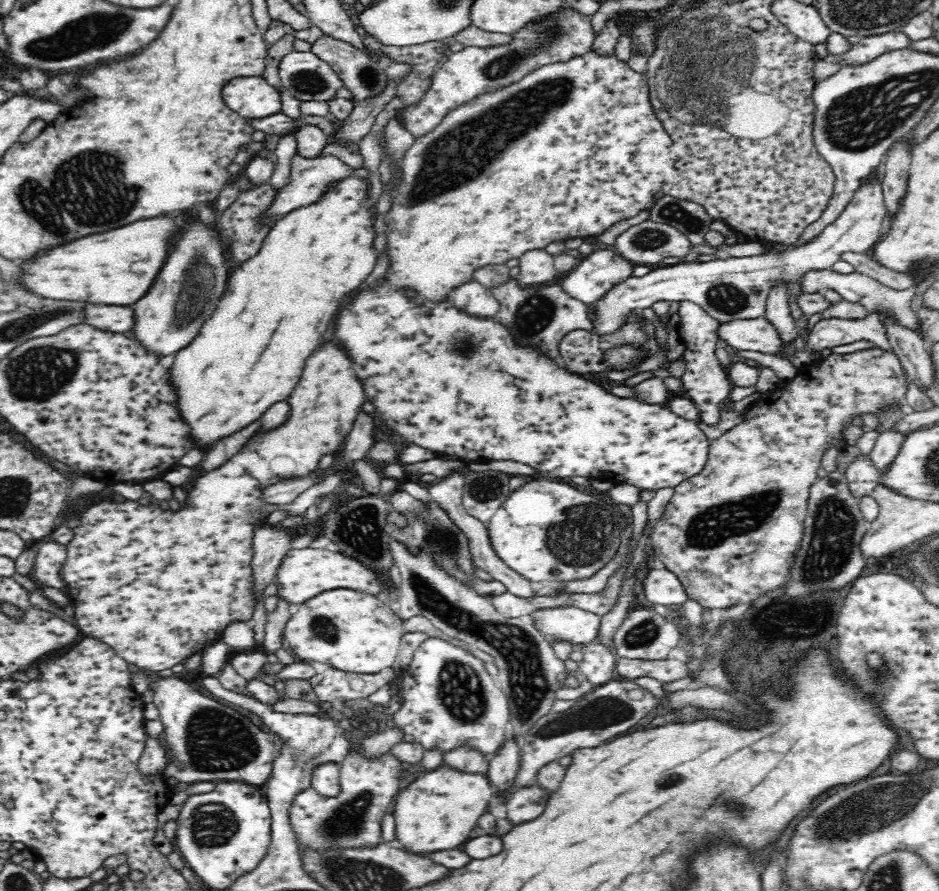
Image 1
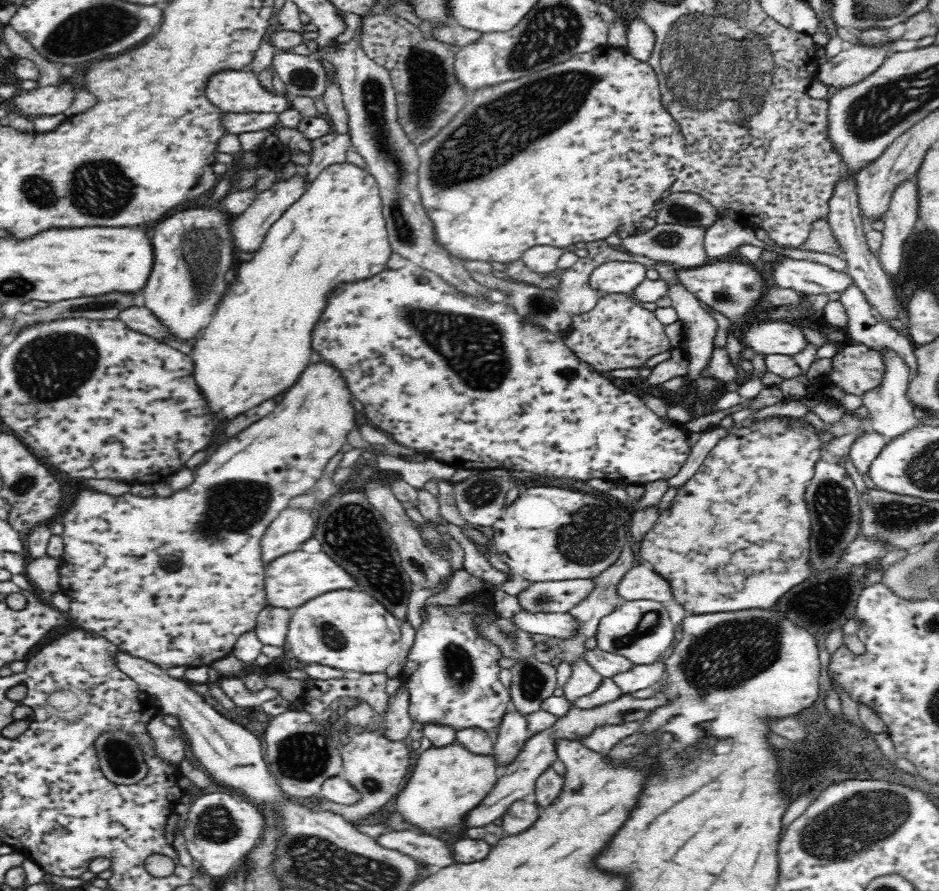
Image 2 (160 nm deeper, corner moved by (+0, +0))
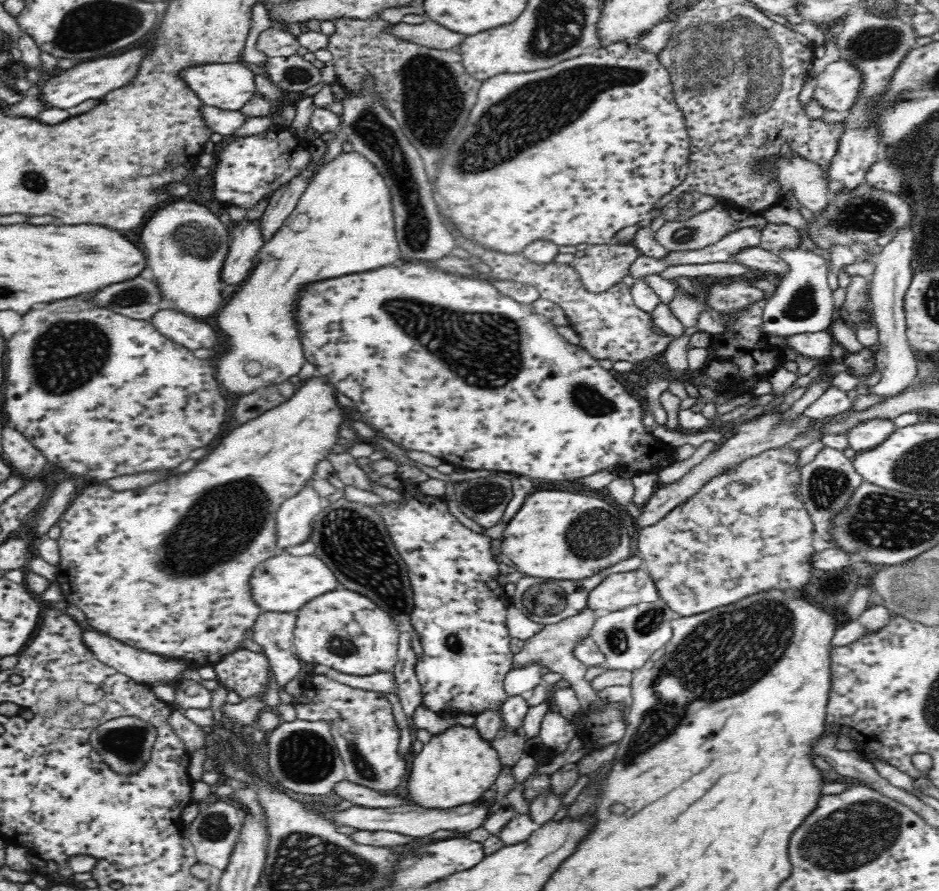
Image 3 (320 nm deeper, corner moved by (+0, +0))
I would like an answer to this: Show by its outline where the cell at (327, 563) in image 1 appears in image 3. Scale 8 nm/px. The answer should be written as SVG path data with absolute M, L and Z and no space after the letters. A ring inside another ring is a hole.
M282 553L261 562L250 577L250 597L263 611L278 611L287 613L297 611L310 602L312 598L336 590L338 580L334 578L332 570L313 554L293 556Z

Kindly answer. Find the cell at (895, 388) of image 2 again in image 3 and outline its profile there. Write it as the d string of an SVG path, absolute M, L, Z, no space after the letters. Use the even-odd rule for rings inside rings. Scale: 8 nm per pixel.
M908 227L901 228L897 236L884 246L882 254L874 259L876 271L872 276L871 303L874 305L873 321L878 331L880 351L875 354L875 366L880 369L882 378L877 385L869 388L857 387L856 394L872 393L880 397L894 397L914 384L918 374L918 357L915 356L906 339L906 318L904 296L913 276L910 266L915 245L914 233Z

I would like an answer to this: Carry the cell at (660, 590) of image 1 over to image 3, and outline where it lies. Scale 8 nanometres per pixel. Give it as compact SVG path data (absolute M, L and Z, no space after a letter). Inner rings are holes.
M640 568L628 572L612 572L606 576L594 590L590 590L586 607L601 615L658 599L653 579L648 571Z

